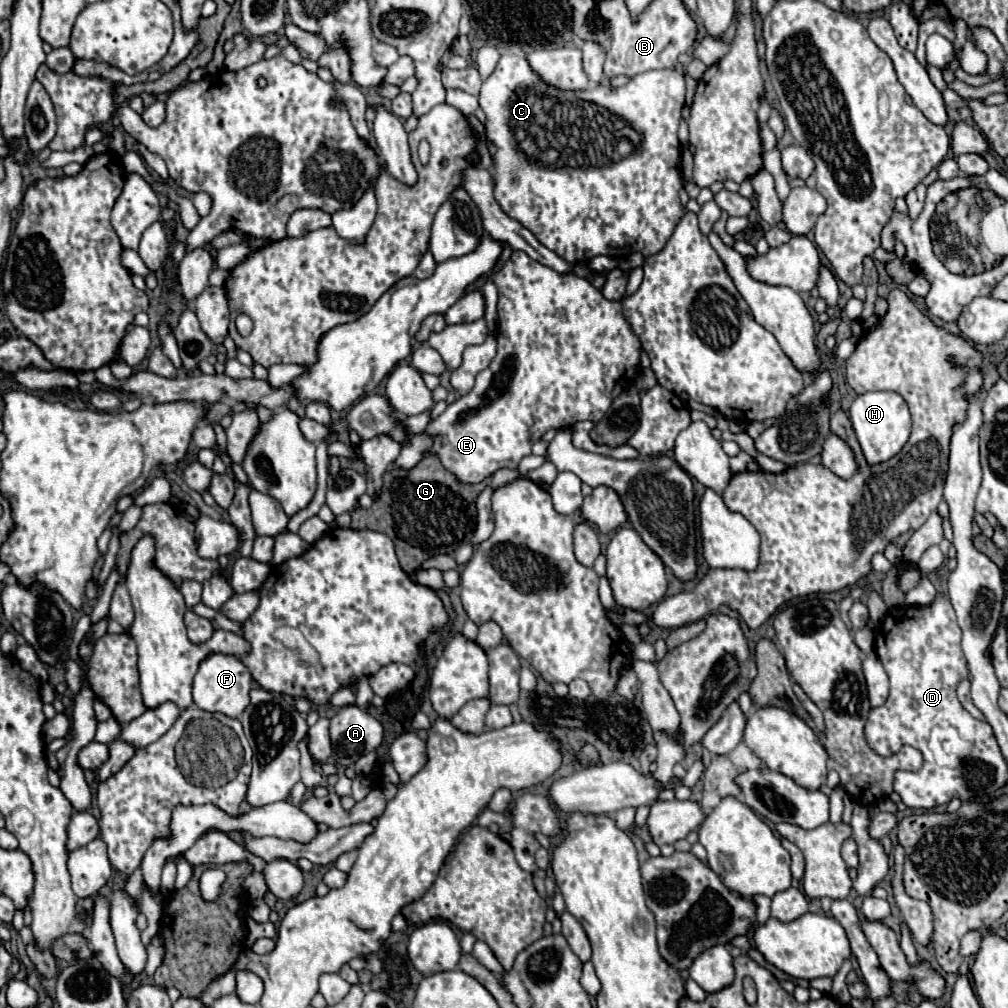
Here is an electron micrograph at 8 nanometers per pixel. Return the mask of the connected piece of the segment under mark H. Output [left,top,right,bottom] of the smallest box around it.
[851,392,911,464]

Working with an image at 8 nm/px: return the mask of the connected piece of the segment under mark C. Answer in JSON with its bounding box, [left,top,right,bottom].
[479,56,685,264]

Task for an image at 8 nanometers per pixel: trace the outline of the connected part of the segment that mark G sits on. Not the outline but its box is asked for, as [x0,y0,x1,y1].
[351,454,491,574]

